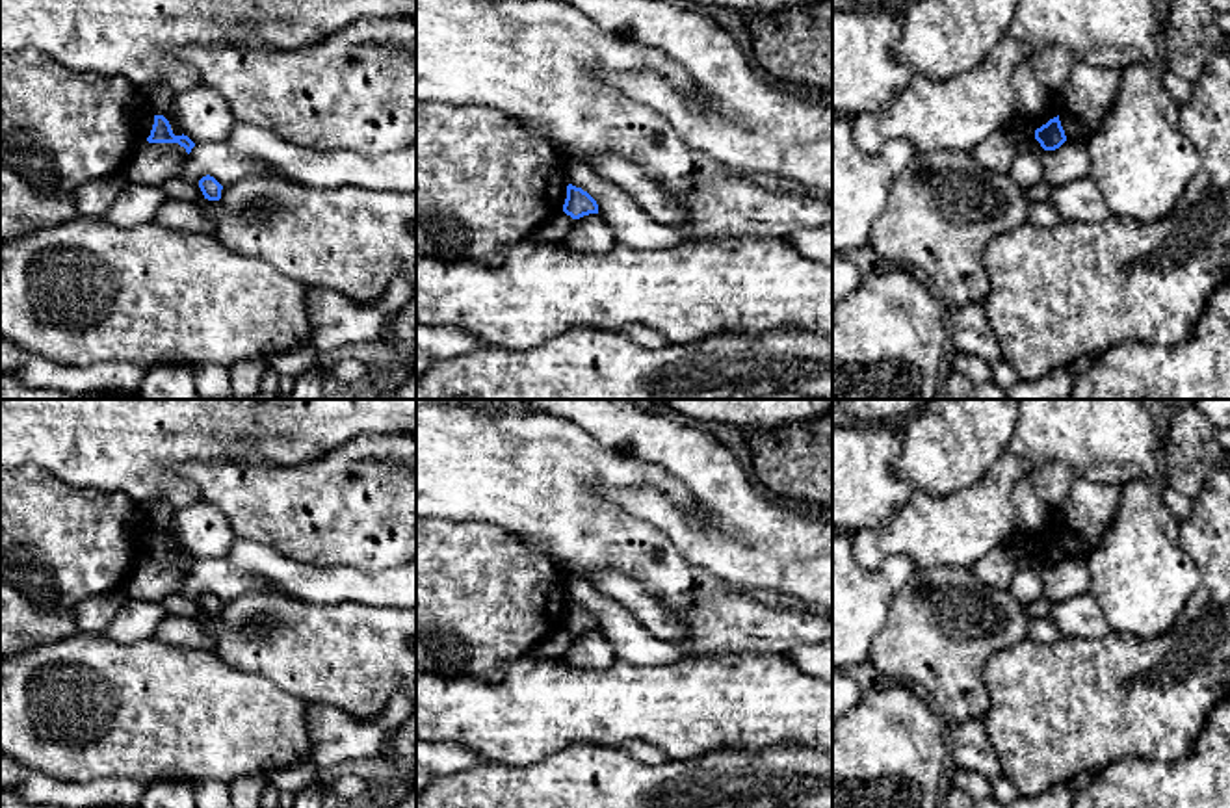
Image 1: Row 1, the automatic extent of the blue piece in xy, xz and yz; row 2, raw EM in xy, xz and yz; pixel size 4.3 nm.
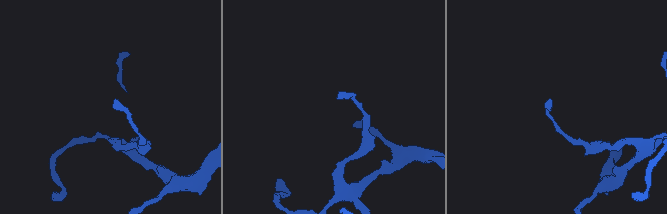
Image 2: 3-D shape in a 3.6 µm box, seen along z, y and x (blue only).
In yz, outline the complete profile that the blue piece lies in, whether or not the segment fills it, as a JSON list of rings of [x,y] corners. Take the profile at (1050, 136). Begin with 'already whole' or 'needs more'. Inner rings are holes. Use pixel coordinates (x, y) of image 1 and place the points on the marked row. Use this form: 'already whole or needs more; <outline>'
already whole; [[[1059,115],[1050,119],[1046,124],[1035,130],[1035,139],[1040,143],[1044,150],[1055,150],[1059,149],[1065,141],[1065,130],[1061,126]]]

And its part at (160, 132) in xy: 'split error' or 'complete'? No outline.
complete

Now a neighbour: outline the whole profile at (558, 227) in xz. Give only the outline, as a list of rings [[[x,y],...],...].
[[[561,210],[554,214],[544,225],[533,228],[528,240],[537,243],[559,243],[570,232],[574,221],[576,219]]]

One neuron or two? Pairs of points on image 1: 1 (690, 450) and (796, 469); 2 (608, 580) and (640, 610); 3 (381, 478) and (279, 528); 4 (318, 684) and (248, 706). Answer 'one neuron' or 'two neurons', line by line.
1: two neurons
2: one neuron
3: one neuron
4: two neurons

